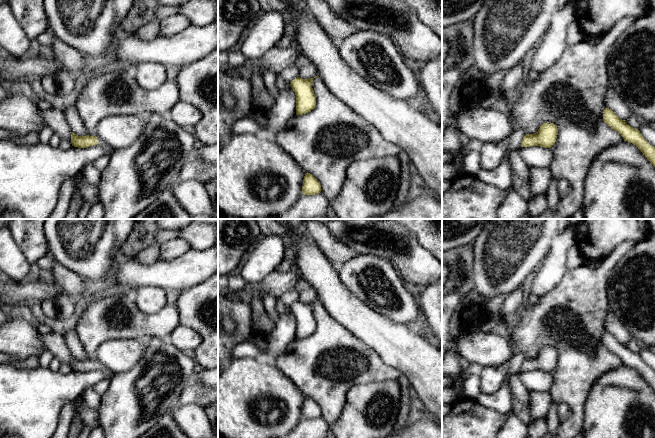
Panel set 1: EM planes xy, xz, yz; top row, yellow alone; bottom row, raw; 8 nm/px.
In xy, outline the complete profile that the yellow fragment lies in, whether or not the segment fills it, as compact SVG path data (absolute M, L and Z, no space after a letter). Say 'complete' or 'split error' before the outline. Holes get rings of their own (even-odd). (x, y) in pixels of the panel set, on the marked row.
split error; M72 132L71 134L71 144L74 147L78 147L78 148L87 148L90 146L94 146L94 145L101 145L104 147L108 147L110 149L110 154L113 152L113 149L110 148L109 146L107 146L101 139L97 138L96 136L90 136L90 135L86 135L86 136L78 136L75 133Z

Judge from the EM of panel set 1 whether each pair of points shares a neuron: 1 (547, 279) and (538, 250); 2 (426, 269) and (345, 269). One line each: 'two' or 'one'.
1: two
2: two

